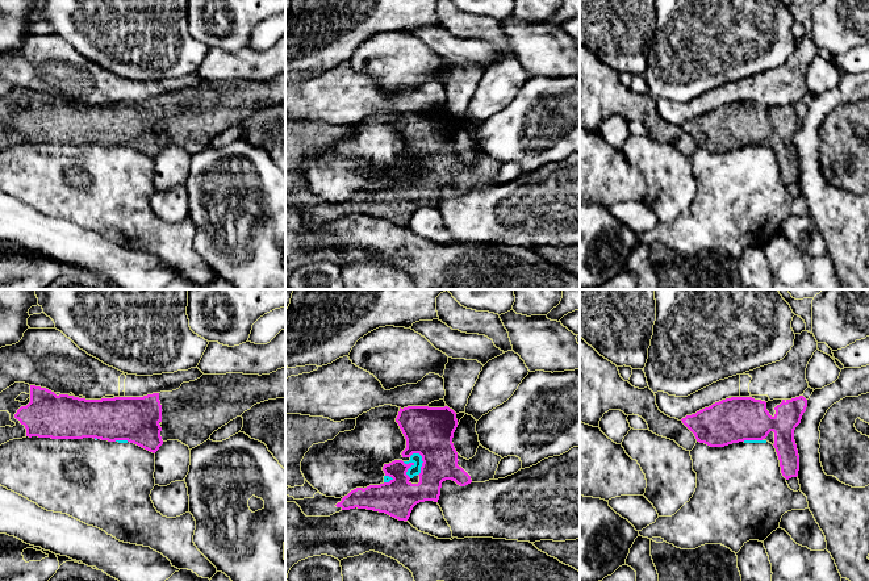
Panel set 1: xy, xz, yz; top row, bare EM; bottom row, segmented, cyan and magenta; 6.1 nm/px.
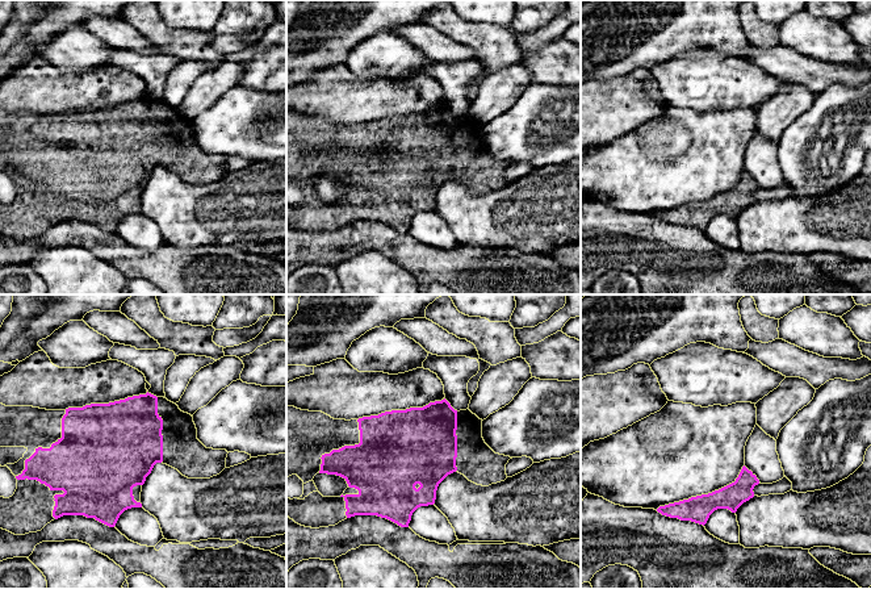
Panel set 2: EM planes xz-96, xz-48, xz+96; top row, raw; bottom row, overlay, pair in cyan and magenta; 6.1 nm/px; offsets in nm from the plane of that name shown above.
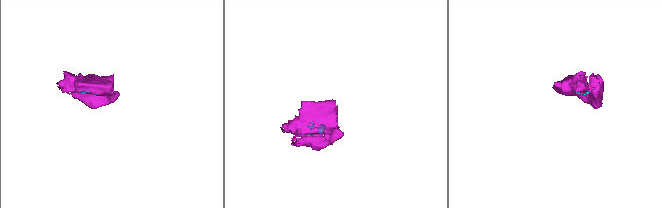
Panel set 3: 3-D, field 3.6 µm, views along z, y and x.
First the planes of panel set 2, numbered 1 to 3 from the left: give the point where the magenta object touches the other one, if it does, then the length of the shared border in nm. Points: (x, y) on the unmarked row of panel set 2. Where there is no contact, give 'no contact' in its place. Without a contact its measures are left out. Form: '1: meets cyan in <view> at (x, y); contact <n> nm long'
1: no contact
2: no contact
3: no contact

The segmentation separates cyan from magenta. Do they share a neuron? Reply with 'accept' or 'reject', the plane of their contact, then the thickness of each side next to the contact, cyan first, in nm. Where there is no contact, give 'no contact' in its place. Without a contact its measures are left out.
reject | xz | 70/300 nm

